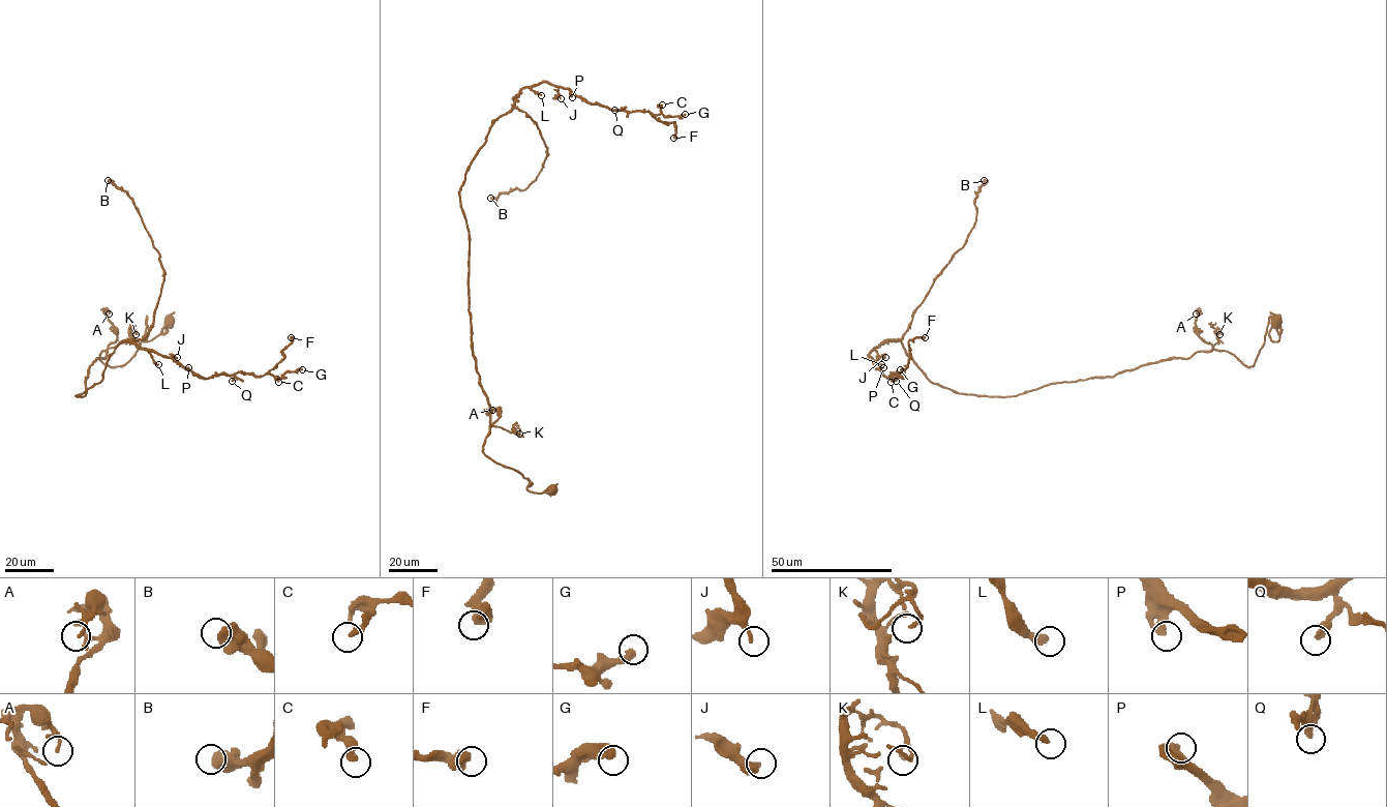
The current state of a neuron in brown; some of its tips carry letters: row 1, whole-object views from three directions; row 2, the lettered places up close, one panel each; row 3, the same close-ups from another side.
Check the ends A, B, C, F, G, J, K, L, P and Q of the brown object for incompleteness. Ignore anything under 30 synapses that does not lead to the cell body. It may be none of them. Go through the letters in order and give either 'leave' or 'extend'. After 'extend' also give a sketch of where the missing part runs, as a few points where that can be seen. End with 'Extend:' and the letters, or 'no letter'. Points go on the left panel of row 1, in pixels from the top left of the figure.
A: leave
B: leave
C: leave
F: leave
G: leave
J: leave
K: leave
L: leave
P: leave
Q: leave
Extend: no letter

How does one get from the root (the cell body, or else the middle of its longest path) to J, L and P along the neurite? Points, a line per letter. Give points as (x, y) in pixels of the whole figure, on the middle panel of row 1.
J: (551, 488), (530, 491), (482, 451), (490, 405), (471, 342), (459, 188), (522, 88), (548, 82), (561, 98)
L: (551, 488), (530, 491), (482, 451), (490, 405), (471, 342), (459, 196), (491, 124), (522, 88), (541, 95)
P: (551, 488), (530, 491), (482, 451), (490, 405), (471, 342), (459, 188), (522, 88), (548, 82), (572, 97)

